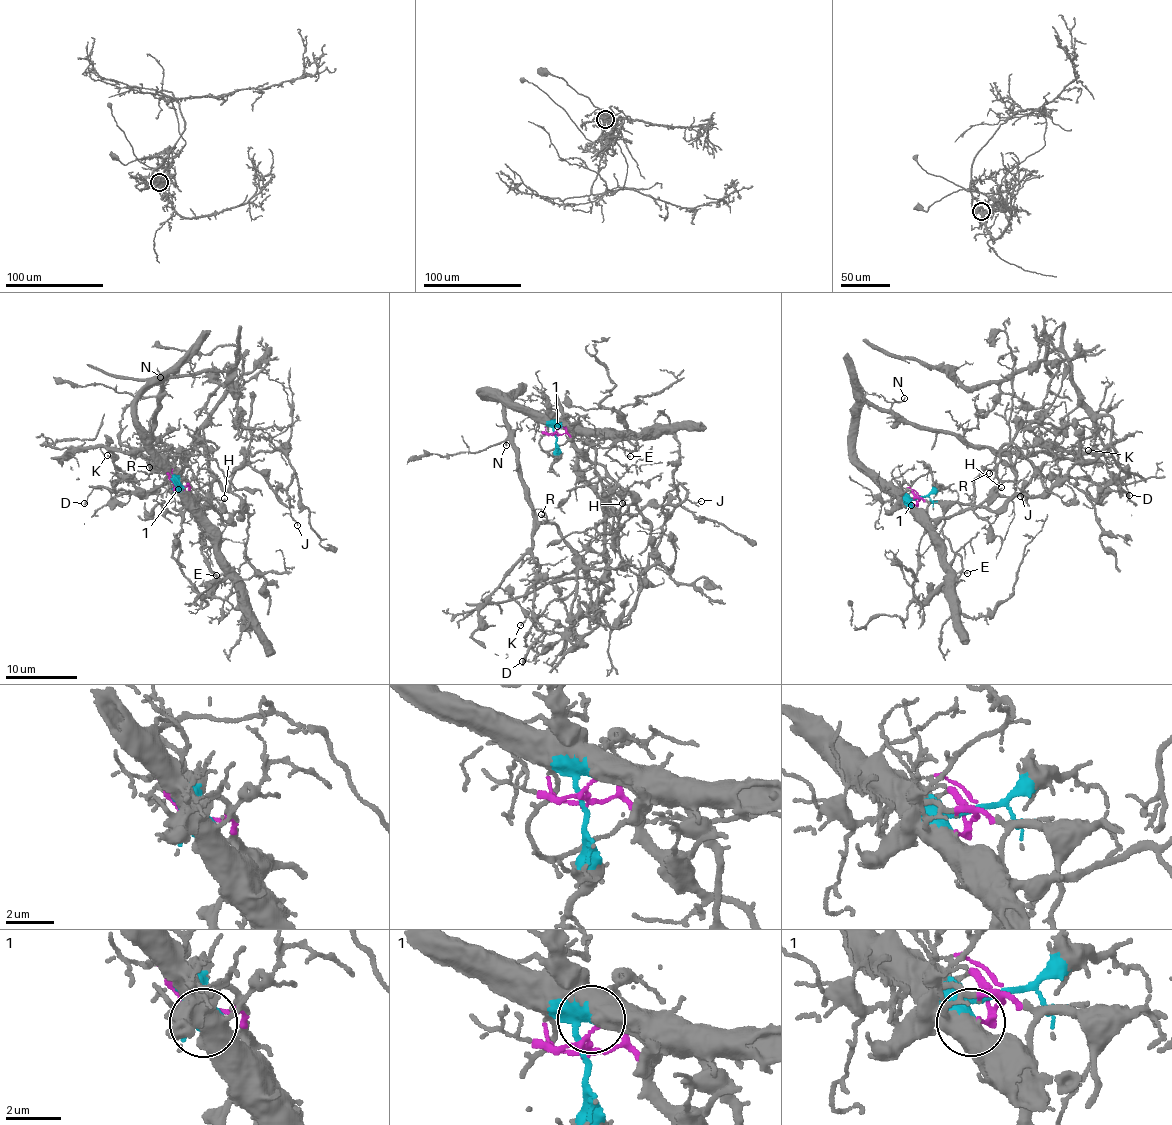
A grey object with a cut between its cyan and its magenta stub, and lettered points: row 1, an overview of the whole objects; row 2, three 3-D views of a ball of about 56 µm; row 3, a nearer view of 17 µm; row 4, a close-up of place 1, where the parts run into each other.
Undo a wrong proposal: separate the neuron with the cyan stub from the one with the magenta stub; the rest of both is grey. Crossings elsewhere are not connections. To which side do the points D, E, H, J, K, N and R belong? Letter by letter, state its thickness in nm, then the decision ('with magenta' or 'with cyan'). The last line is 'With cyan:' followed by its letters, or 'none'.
D: 120 nm | with cyan
E: 100 nm | with cyan
H: 130 nm | with magenta
J: 60 nm | with magenta
K: 130 nm | with magenta
N: 140 nm | with cyan
R: 120 nm | with cyan
With cyan: D, E, N, R

